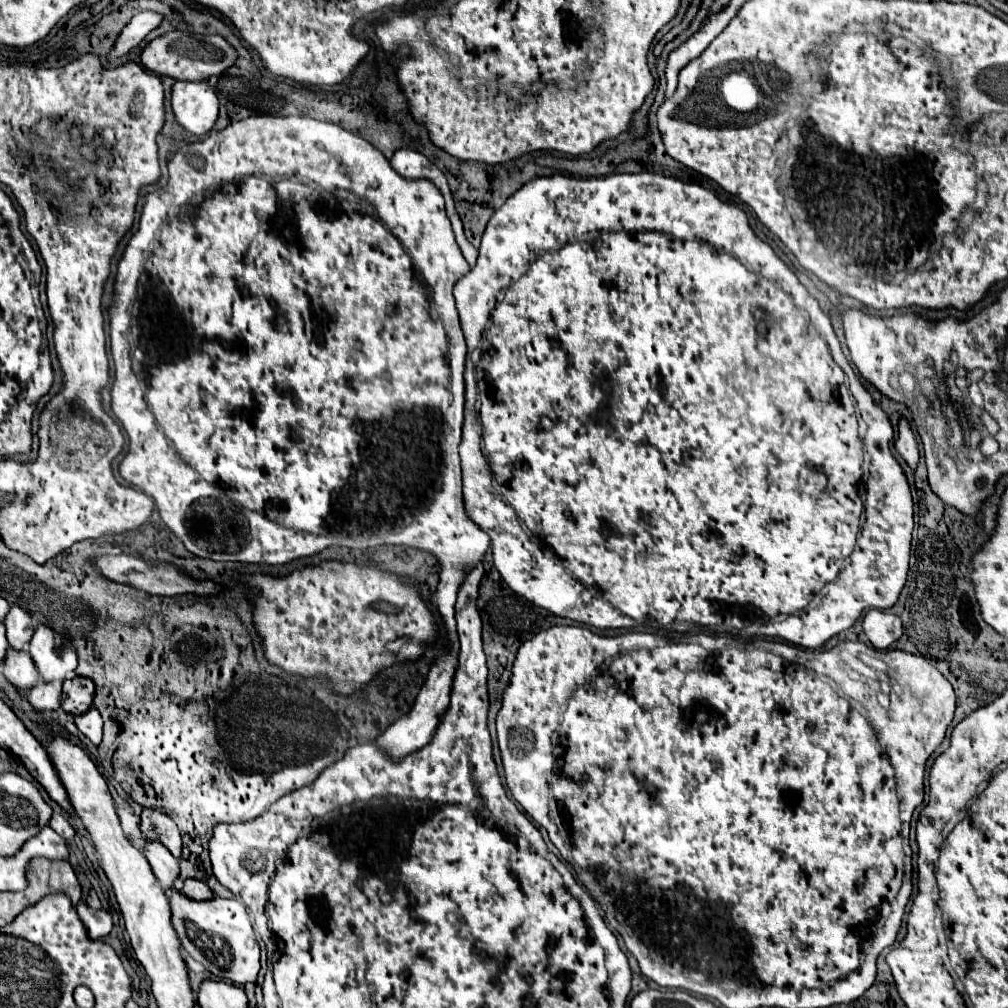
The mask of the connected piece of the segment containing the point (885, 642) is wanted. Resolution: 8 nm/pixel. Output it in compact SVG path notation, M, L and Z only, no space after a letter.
M868 610L862 626L864 626L868 640L878 650L888 648L892 642L896 642L902 636L900 618L894 616L894 614L888 614L884 610Z

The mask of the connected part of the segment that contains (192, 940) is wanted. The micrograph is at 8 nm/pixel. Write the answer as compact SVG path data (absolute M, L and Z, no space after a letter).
M170 888L170 910L172 924L178 932L186 952L218 980L230 980L234 984L254 982L260 970L260 946L256 942L252 924L246 908L234 898L212 898L212 900L190 900L180 890Z

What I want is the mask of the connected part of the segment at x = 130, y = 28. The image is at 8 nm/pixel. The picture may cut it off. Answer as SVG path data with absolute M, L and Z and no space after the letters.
M140 12L140 14L136 14L136 16L122 28L122 32L118 34L114 46L110 48L110 52L108 52L108 64L114 66L114 62L116 62L118 58L128 56L130 50L136 48L136 46L146 38L146 34L160 24L160 20L162 20L162 16L156 14L156 12Z

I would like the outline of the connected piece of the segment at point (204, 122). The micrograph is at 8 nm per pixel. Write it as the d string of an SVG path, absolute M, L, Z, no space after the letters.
M174 82L172 110L184 130L200 136L218 118L218 96L206 82Z

